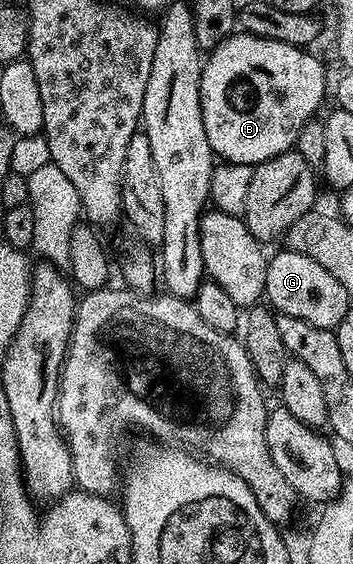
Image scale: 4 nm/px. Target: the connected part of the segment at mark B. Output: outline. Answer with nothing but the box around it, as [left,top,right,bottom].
[200,31,330,166]

